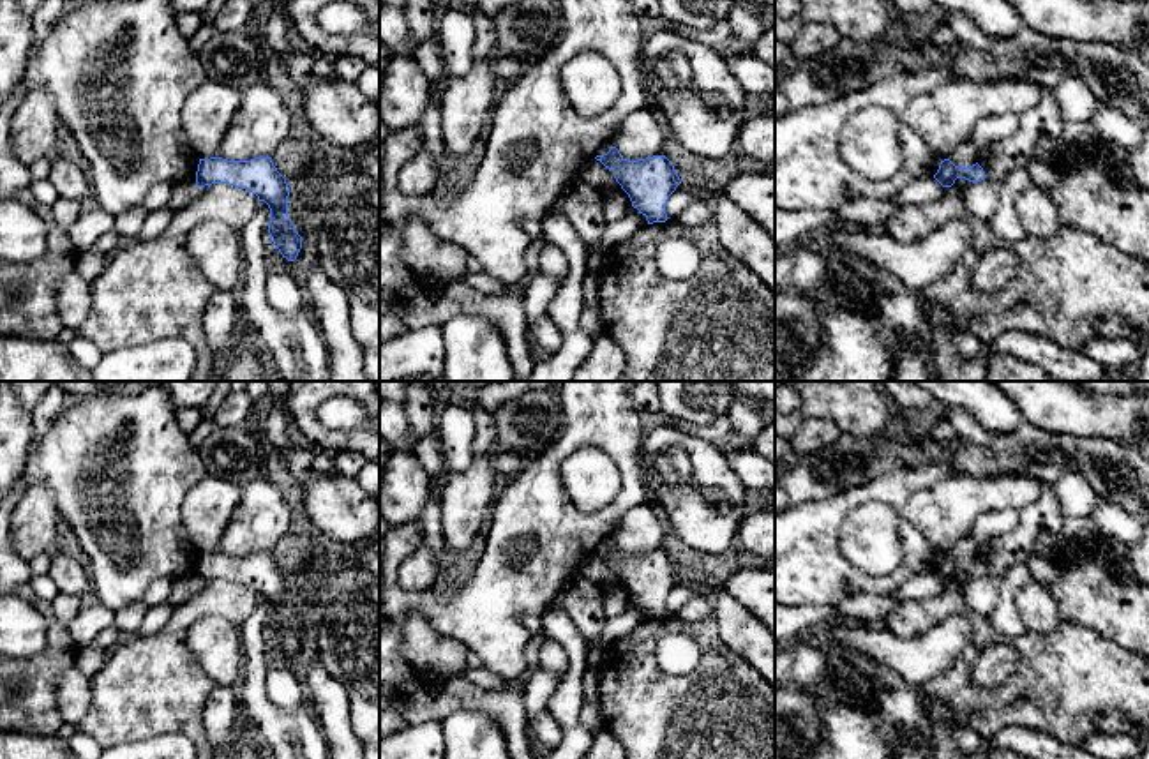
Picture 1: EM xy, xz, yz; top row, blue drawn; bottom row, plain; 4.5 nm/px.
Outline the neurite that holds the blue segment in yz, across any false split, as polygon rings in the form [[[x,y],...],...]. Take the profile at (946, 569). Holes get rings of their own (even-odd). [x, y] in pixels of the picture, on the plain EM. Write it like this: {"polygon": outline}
{"polygon": [[[1045,485],[1040,498],[1020,510],[1018,528],[985,544],[976,560],[958,563],[950,554],[944,554],[934,572],[921,572],[909,577],[891,597],[900,602],[928,598],[960,572],[969,577],[990,575],[999,579],[1011,567],[1027,565],[1031,554],[1036,551],[1038,538],[1063,533],[1064,522],[1066,517],[1052,485]]]}

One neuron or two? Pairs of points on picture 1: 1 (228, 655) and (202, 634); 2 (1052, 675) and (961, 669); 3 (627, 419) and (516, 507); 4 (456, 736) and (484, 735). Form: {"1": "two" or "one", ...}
{"1": "one", "2": "one", "3": "one", "4": "one"}

